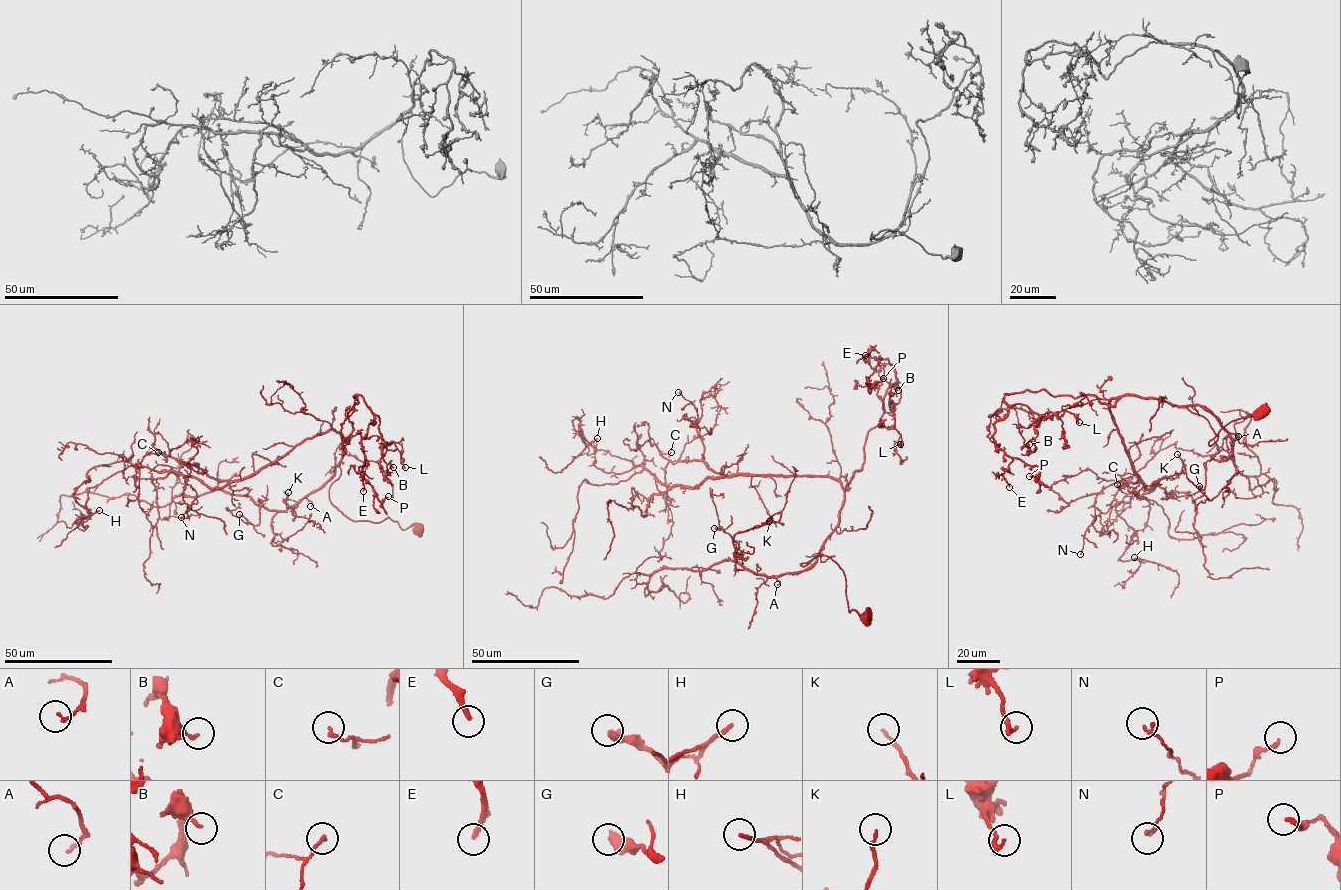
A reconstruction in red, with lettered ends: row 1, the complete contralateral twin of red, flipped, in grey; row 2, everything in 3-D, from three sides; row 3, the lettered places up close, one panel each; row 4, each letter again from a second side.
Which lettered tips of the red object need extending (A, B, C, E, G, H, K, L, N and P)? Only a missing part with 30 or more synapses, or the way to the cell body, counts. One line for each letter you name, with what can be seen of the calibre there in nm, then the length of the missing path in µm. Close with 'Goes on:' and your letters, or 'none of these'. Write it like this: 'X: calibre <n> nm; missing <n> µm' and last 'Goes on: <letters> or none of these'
E: calibre 220 nm; missing 30 µm
Goes on: E

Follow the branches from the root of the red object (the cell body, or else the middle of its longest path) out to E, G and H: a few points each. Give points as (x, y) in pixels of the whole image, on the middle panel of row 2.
E: (863, 619), (849, 611), (835, 562), (800, 564), (838, 524), (897, 386), (888, 360), (872, 368), (865, 355)
G: (863, 619), (849, 611), (835, 562), (821, 555), (800, 564), (823, 544), (806, 568), (757, 575), (714, 528)
H: (863, 619), (835, 562), (800, 564), (838, 524), (838, 481), (666, 487), (598, 468), (578, 424), (597, 438)

